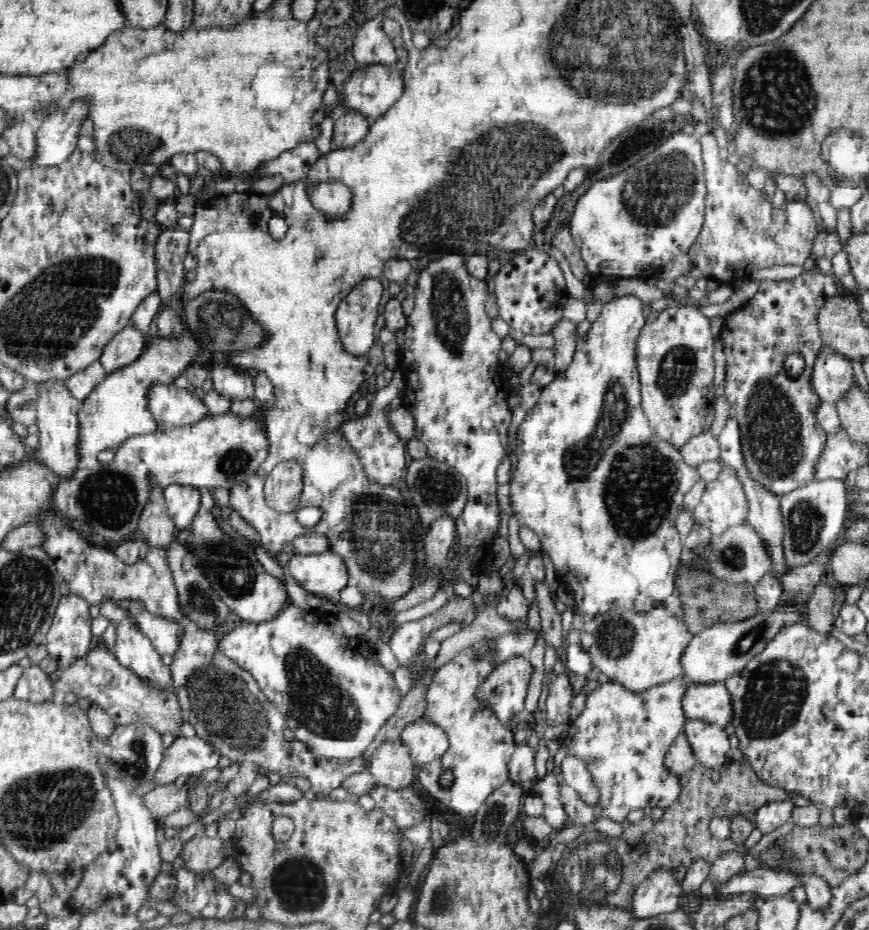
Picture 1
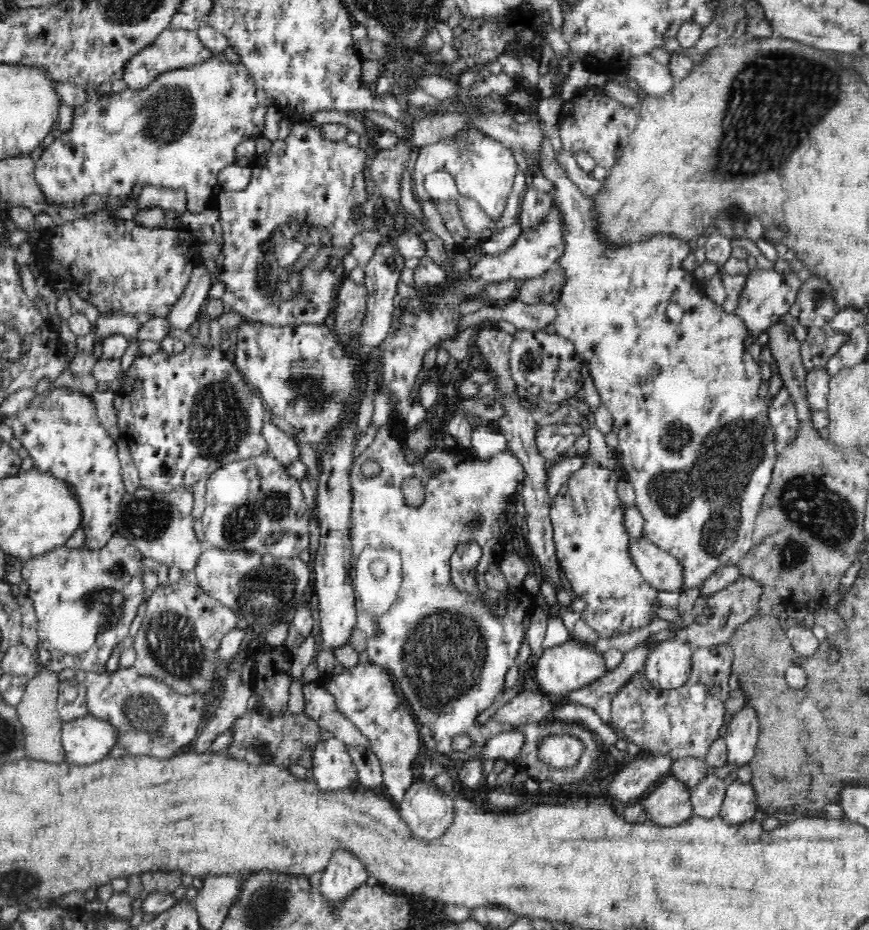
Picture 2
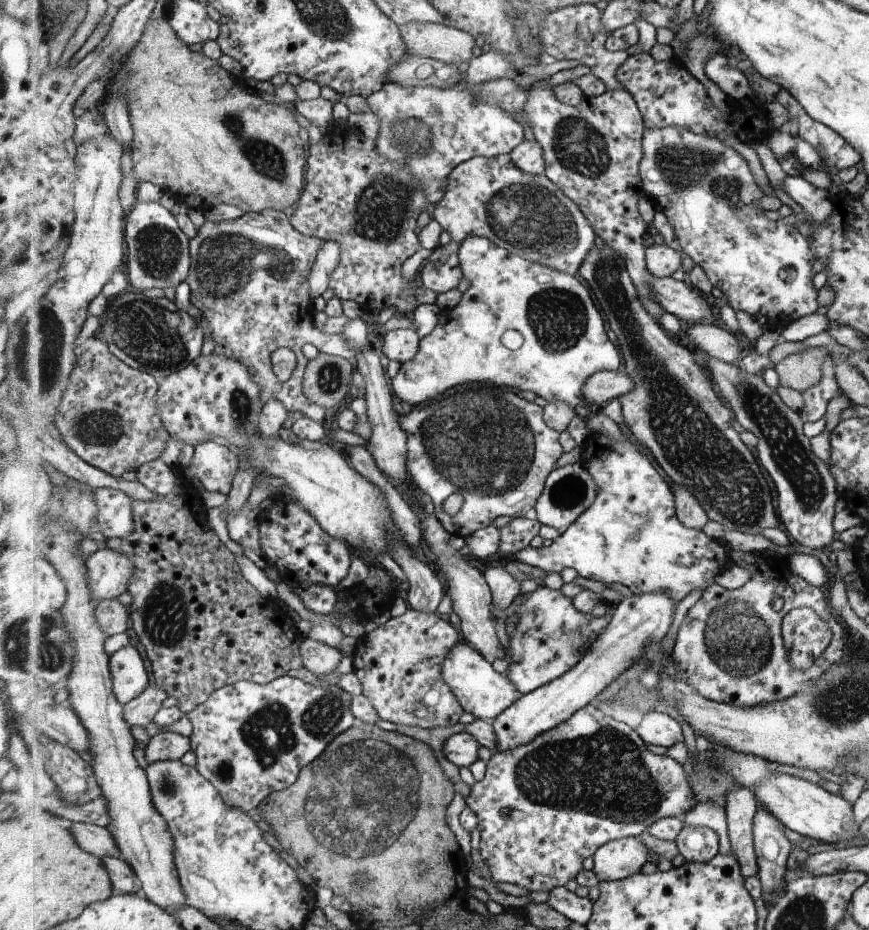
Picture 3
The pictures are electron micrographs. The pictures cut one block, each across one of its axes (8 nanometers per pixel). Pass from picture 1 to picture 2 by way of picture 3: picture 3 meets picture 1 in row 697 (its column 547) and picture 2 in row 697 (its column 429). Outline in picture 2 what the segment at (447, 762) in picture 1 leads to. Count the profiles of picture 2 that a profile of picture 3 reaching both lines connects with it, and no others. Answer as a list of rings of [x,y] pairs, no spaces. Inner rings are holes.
[[[390,420],[379,428],[373,442],[353,462],[350,478],[352,502],[350,504],[350,526],[352,526],[352,547],[350,548],[350,568],[356,568],[358,555],[366,548],[381,548],[394,550],[400,554],[402,560],[402,586],[398,590],[396,600],[385,614],[372,615],[364,610],[356,600],[357,628],[366,634],[368,660],[383,666],[387,671],[398,696],[404,700],[404,706],[410,714],[415,715],[420,725],[427,726],[437,744],[437,751],[451,760],[469,761],[477,757],[485,744],[498,733],[504,730],[515,730],[506,724],[498,724],[490,720],[479,724],[475,719],[496,699],[497,695],[505,690],[504,676],[518,661],[518,650],[524,642],[524,618],[533,612],[531,599],[528,595],[509,591],[505,598],[509,604],[508,618],[495,618],[484,603],[476,602],[474,597],[458,591],[450,581],[450,557],[457,544],[476,543],[482,547],[483,555],[476,567],[476,580],[479,589],[487,598],[498,599],[502,592],[492,590],[485,581],[486,568],[498,562],[503,555],[503,546],[500,543],[500,526],[498,520],[503,511],[513,503],[515,496],[520,493],[520,482],[524,481],[525,473],[522,464],[508,449],[494,455],[486,461],[479,460],[466,450],[434,449],[419,459],[408,456],[405,441],[403,440],[403,426],[400,422]],[[372,460],[380,466],[380,474],[366,478],[362,472],[362,464]],[[406,476],[420,478],[424,485],[426,500],[422,506],[412,508],[404,504],[404,494],[400,484]],[[474,514],[483,516],[481,525],[468,525]],[[458,735],[468,735],[472,744],[466,750],[454,750],[452,738]]]

